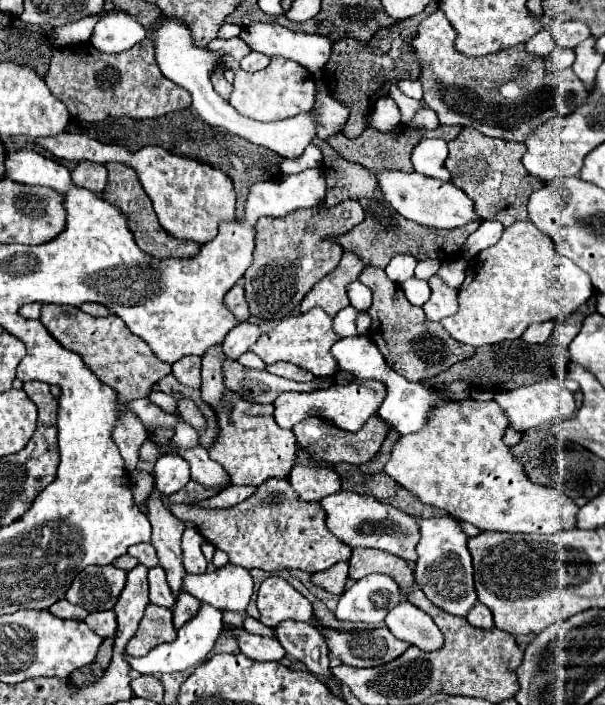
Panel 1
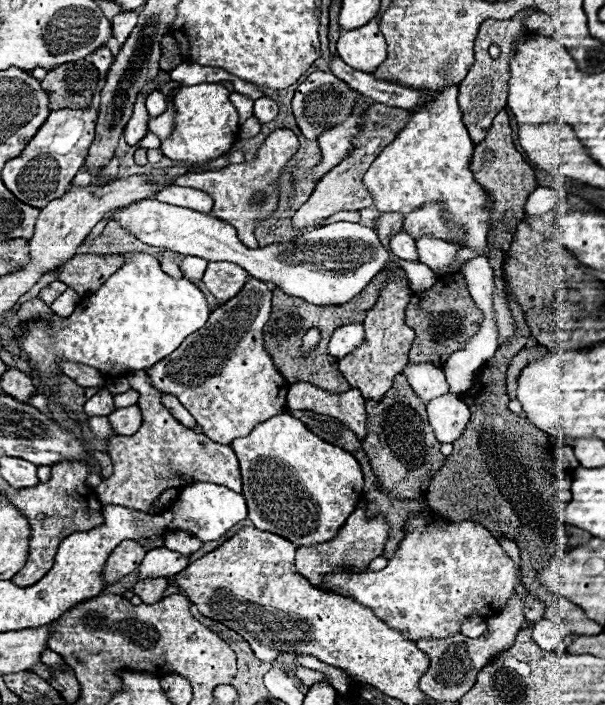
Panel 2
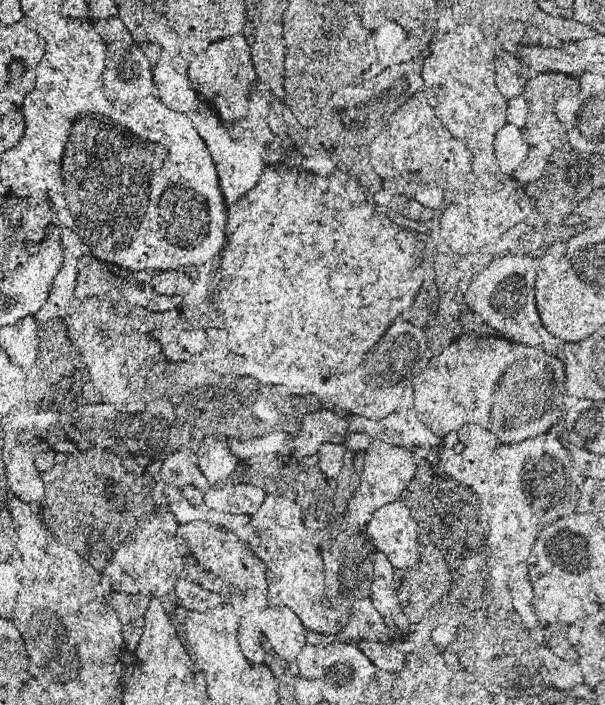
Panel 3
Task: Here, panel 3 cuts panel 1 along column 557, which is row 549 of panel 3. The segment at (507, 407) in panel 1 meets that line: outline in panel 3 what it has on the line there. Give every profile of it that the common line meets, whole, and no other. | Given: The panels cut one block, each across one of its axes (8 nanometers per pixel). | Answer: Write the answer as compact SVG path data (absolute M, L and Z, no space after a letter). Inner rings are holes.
M402 500L378 508L366 522L364 536L388 556L396 568L410 570L418 564L418 524Z

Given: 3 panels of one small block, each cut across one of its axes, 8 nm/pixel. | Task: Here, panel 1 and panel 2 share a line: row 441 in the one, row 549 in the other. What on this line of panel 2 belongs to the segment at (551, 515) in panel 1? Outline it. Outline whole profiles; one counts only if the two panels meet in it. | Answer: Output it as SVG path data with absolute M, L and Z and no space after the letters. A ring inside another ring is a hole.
M430 512L428 516L422 518L416 516L410 520L408 536L402 540L400 548L396 550L396 554L392 556L392 560L384 570L378 572L342 570L322 576L322 582L330 592L336 592L344 598L354 600L356 604L370 608L378 618L384 618L392 628L400 630L408 640L416 642L424 636L446 638L450 634L460 632L460 622L466 616L498 614L504 602L516 592L516 564L502 550L498 540L478 522L470 520L448 522L438 514Z

